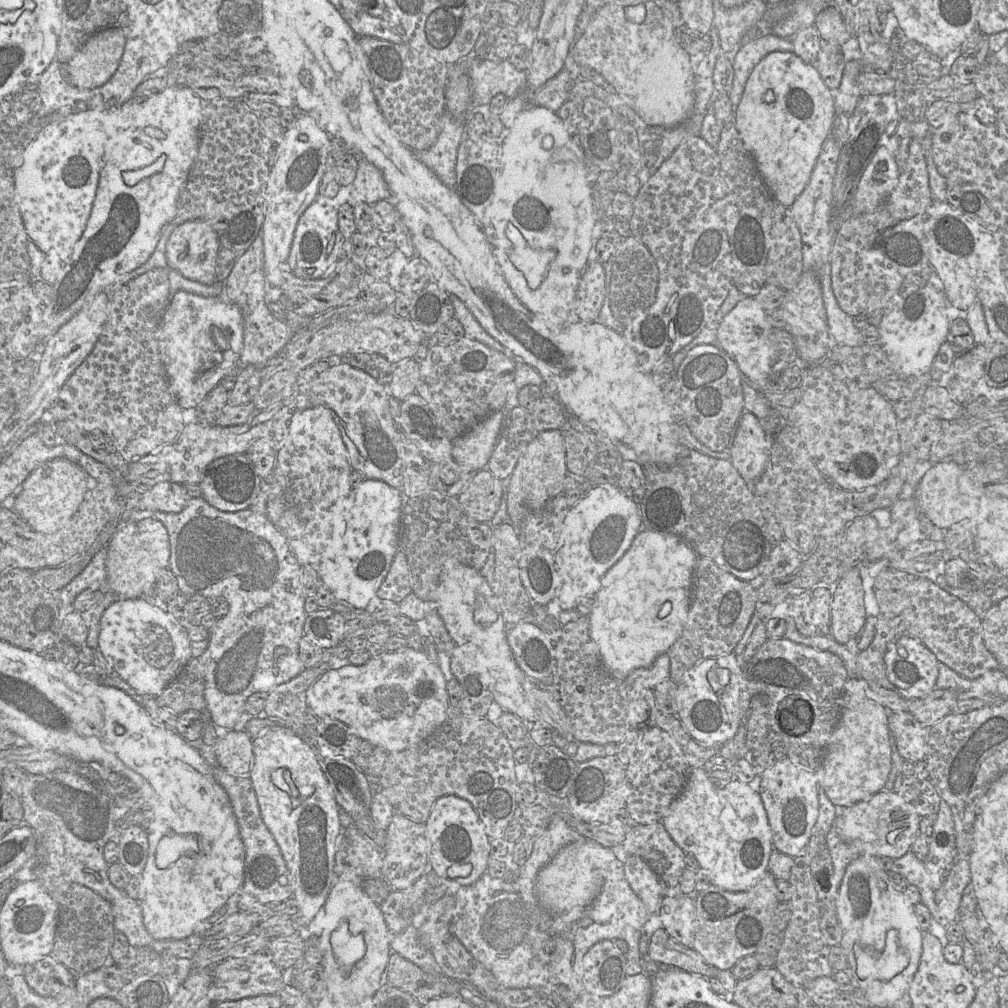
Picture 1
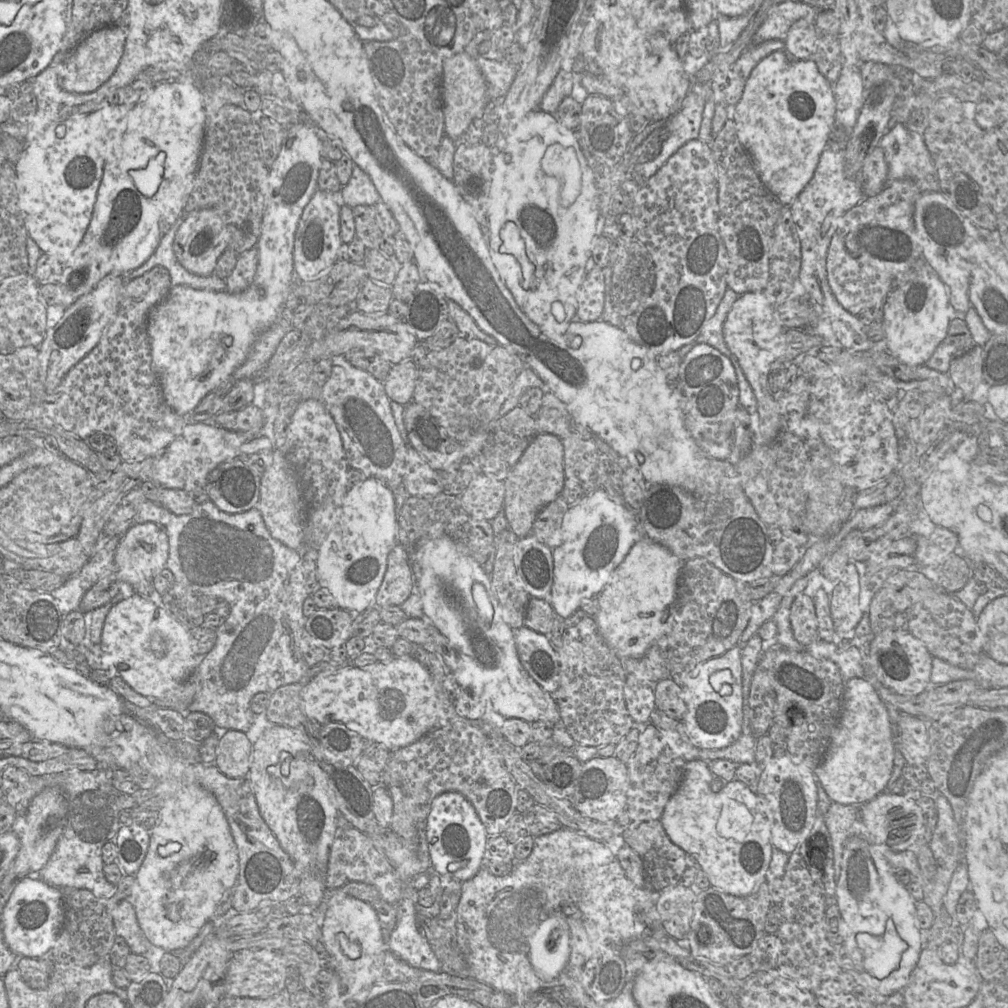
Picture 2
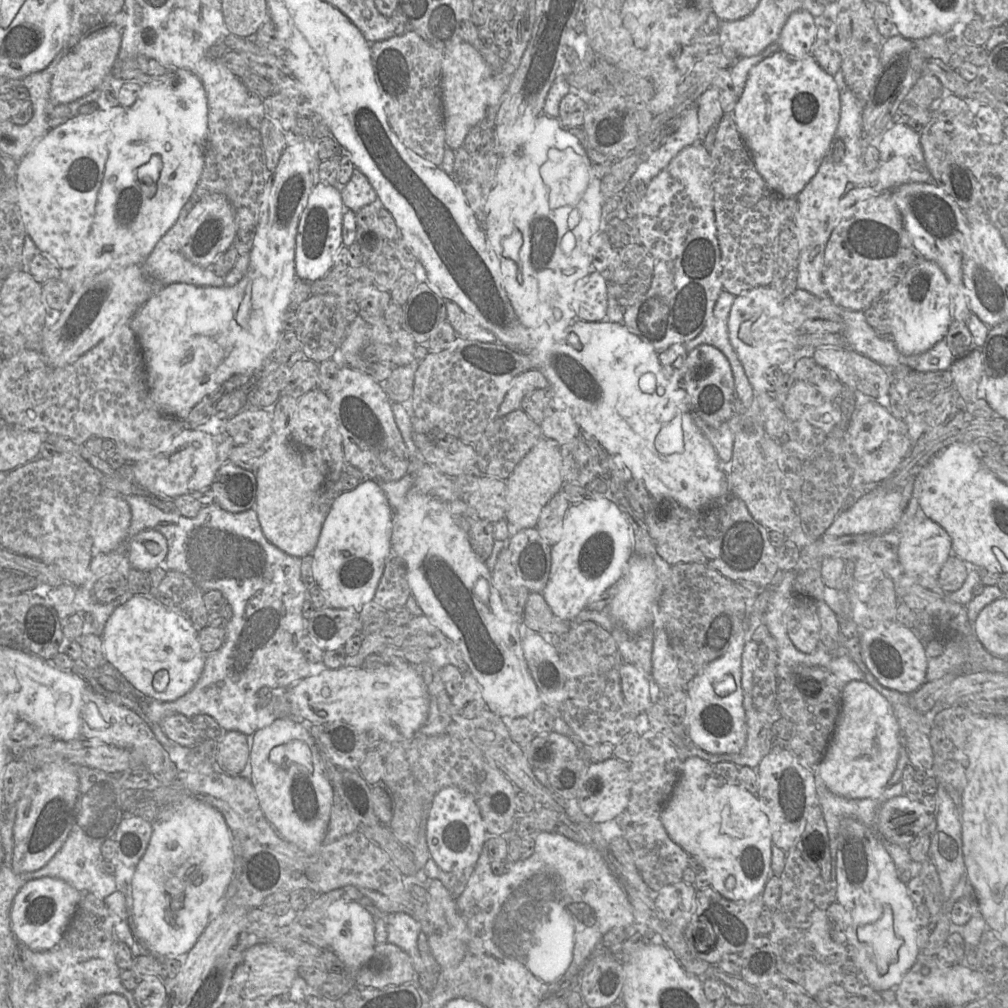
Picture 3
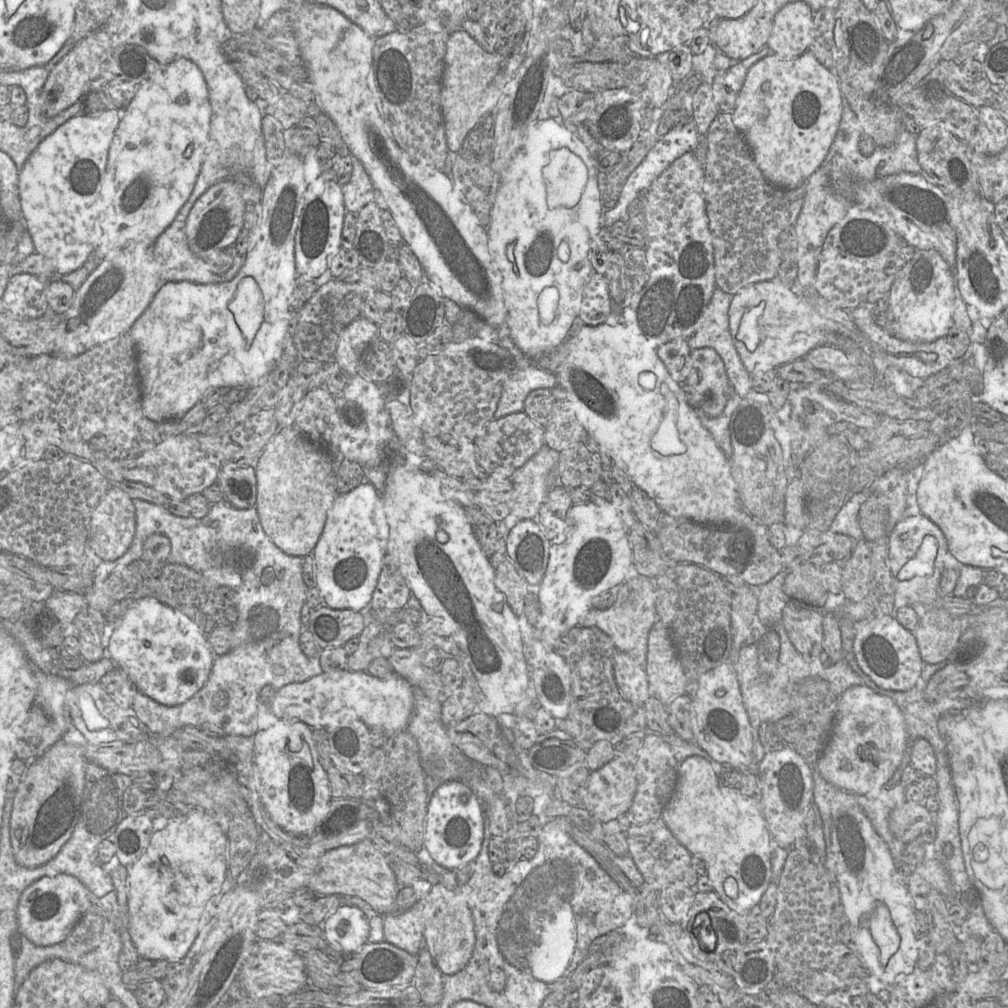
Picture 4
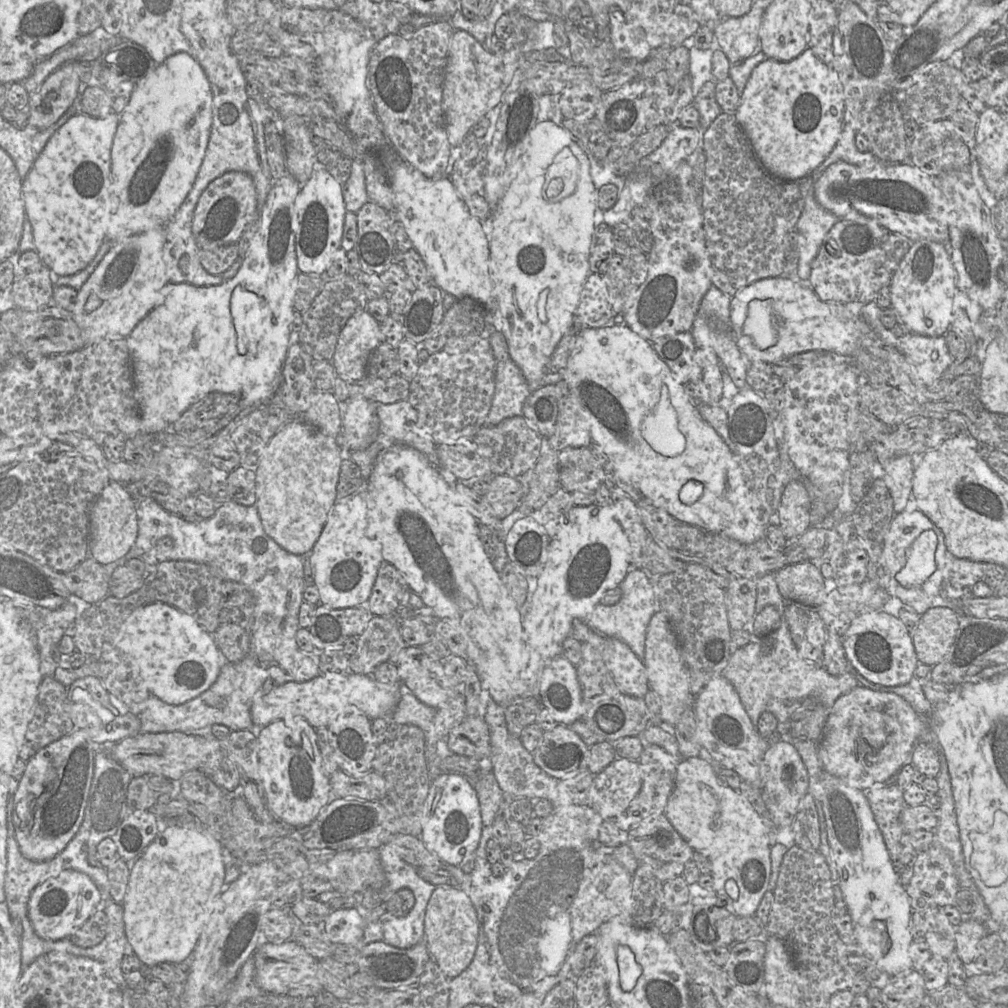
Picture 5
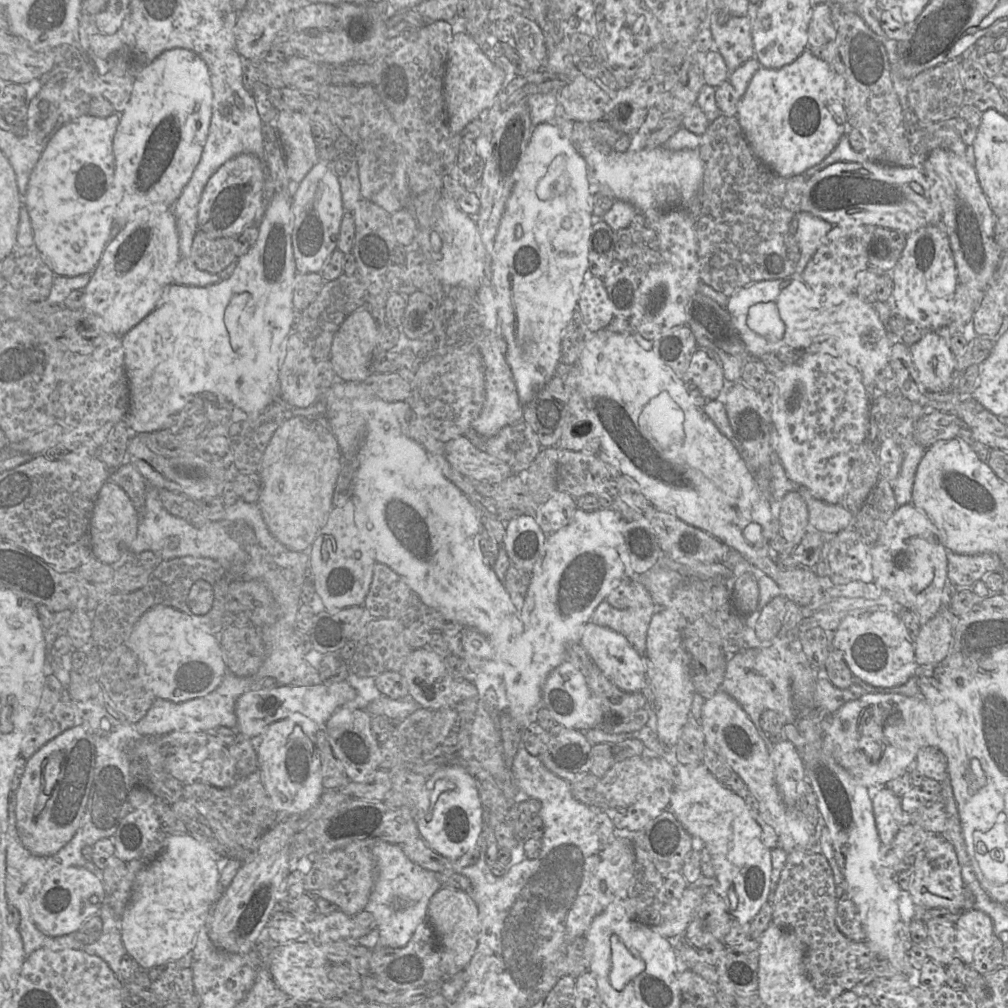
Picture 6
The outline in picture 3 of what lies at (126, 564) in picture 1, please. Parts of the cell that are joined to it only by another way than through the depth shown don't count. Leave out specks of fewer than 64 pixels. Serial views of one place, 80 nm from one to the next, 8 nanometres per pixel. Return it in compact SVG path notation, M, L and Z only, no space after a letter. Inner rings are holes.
M146 529L131 539L128 560L131 568L153 570L164 566L167 553L168 545L164 535L157 530Z

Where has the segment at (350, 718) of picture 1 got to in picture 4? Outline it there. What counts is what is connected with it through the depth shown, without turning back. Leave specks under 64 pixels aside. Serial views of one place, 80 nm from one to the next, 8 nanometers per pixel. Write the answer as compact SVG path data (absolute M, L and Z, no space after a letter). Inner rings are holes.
M342 670L335 672L323 672L322 674L315 675L312 678L304 681L304 682L293 682L287 684L280 689L278 689L273 697L271 703L271 709L274 715L281 720L299 720L305 724L307 724L312 729L324 729L328 727L332 723L339 723L339 721L345 720L348 717L358 717L364 723L366 723L369 727L378 727L386 731L387 733L397 733L402 730L406 730L406 727L409 723L412 711L414 707L414 696L413 696L413 687L411 684L404 679L403 677L393 674L390 678L387 679L379 679L367 673L366 671L351 671L351 670Z

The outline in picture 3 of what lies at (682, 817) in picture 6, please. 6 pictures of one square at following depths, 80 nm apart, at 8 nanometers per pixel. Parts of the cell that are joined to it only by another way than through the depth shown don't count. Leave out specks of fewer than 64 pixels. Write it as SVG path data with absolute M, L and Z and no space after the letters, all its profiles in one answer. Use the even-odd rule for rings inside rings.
M692 756L685 759L681 764L681 773L679 775L678 781L675 787L666 801L661 814L660 820L667 831L669 837L680 845L688 855L694 855L697 859L701 861L704 866L704 871L709 879L710 887L720 893L723 897L732 901L749 901L755 897L761 895L768 879L772 875L771 869L771 857L772 857L772 840L771 840L771 830L769 827L769 821L766 814L763 812L760 801L757 795L753 795L747 790L743 789L738 784L728 784L718 785L716 779L716 773L713 772L713 765L708 761L701 759L700 757Z

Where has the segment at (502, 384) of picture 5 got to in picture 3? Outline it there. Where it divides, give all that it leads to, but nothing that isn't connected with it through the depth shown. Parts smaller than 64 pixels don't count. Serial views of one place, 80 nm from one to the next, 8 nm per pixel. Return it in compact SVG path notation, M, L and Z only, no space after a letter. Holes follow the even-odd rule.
M540 369L527 370L518 375L511 384L498 411L498 417L521 409L523 398L535 389L547 390L550 383Z

